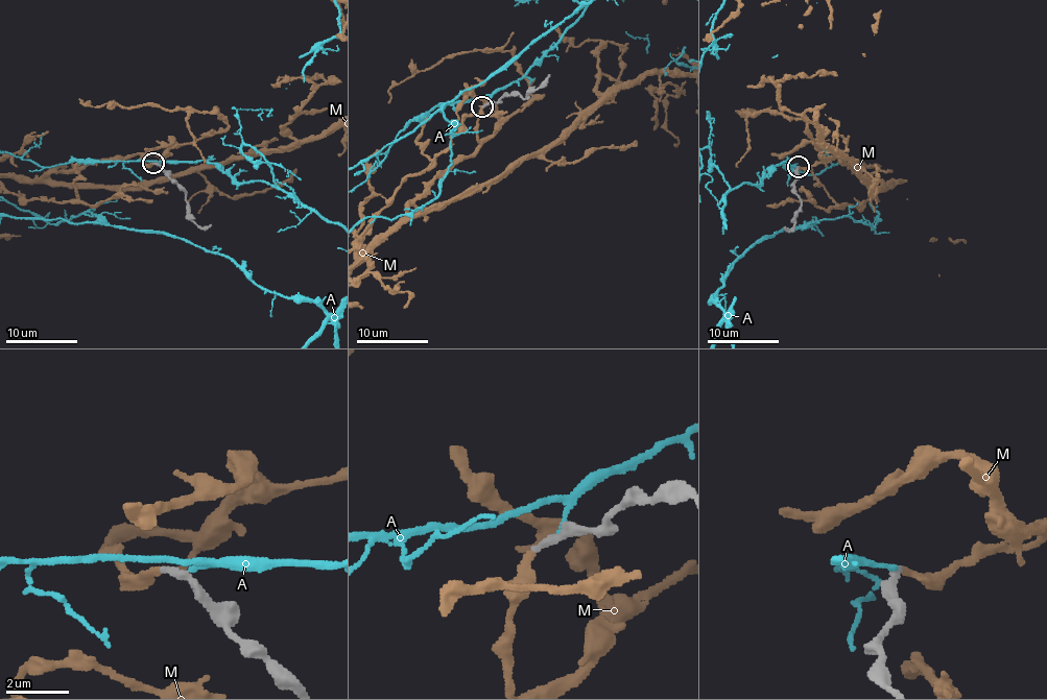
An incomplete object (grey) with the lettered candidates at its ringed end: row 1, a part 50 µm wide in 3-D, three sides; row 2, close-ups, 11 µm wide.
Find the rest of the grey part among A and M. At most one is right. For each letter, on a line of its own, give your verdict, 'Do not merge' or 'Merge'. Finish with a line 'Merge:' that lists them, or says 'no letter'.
A: Do not merge
M: Merge
Merge: M

